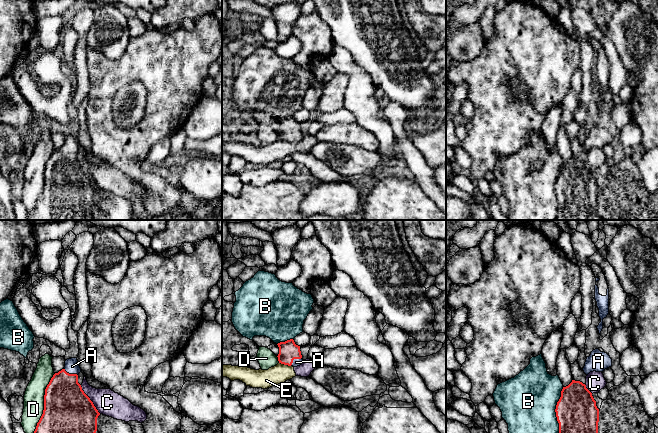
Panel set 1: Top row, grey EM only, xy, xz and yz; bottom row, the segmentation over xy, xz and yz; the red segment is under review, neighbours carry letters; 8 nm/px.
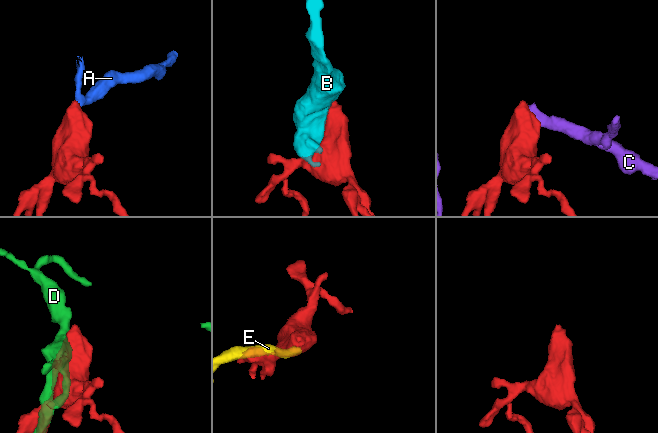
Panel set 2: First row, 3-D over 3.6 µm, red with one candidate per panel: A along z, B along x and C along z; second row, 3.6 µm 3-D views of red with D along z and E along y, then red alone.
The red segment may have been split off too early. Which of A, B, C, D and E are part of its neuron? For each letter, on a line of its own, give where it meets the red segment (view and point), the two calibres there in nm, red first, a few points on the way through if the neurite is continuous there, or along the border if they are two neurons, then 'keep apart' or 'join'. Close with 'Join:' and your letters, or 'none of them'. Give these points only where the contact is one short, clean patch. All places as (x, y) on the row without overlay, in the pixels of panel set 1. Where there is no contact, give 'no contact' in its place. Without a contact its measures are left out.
A: contact xy (70, 150); calibres 360 and 110 nm; way xy (65, 180), (65, 158), (70, 150), (72, 142); join
B: contact yz (556, 191); calibres 340 and 440 nm; keep apart
C: contact xy (89, 175); calibres 440 and 200 nm; border xy (80, 161), (83, 168), (100, 189); keep apart
D: contact xy (44, 182); calibres 460 and 160 nm; keep apart
E: contact xz (285, 140); calibres 160 and 150 nm; border xz (279, 138), (290, 142); keep apart
Join: A

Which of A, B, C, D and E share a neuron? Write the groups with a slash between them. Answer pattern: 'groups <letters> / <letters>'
groups A / B / C E / D

